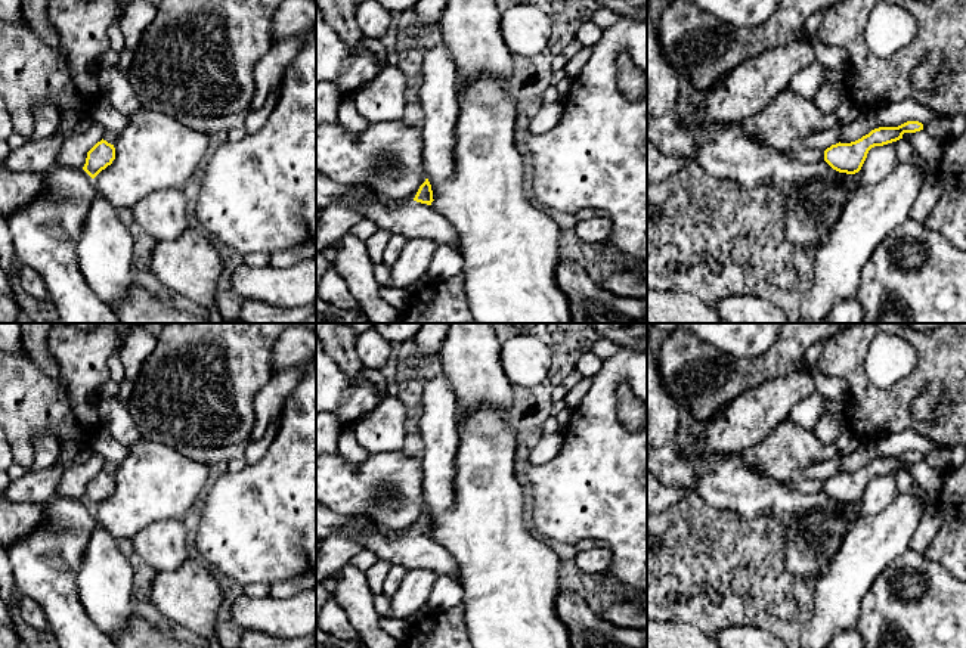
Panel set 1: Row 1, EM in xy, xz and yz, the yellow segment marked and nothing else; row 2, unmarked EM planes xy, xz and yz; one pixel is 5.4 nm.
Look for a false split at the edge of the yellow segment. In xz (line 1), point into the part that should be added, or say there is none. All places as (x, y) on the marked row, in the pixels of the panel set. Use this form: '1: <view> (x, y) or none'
1: none

